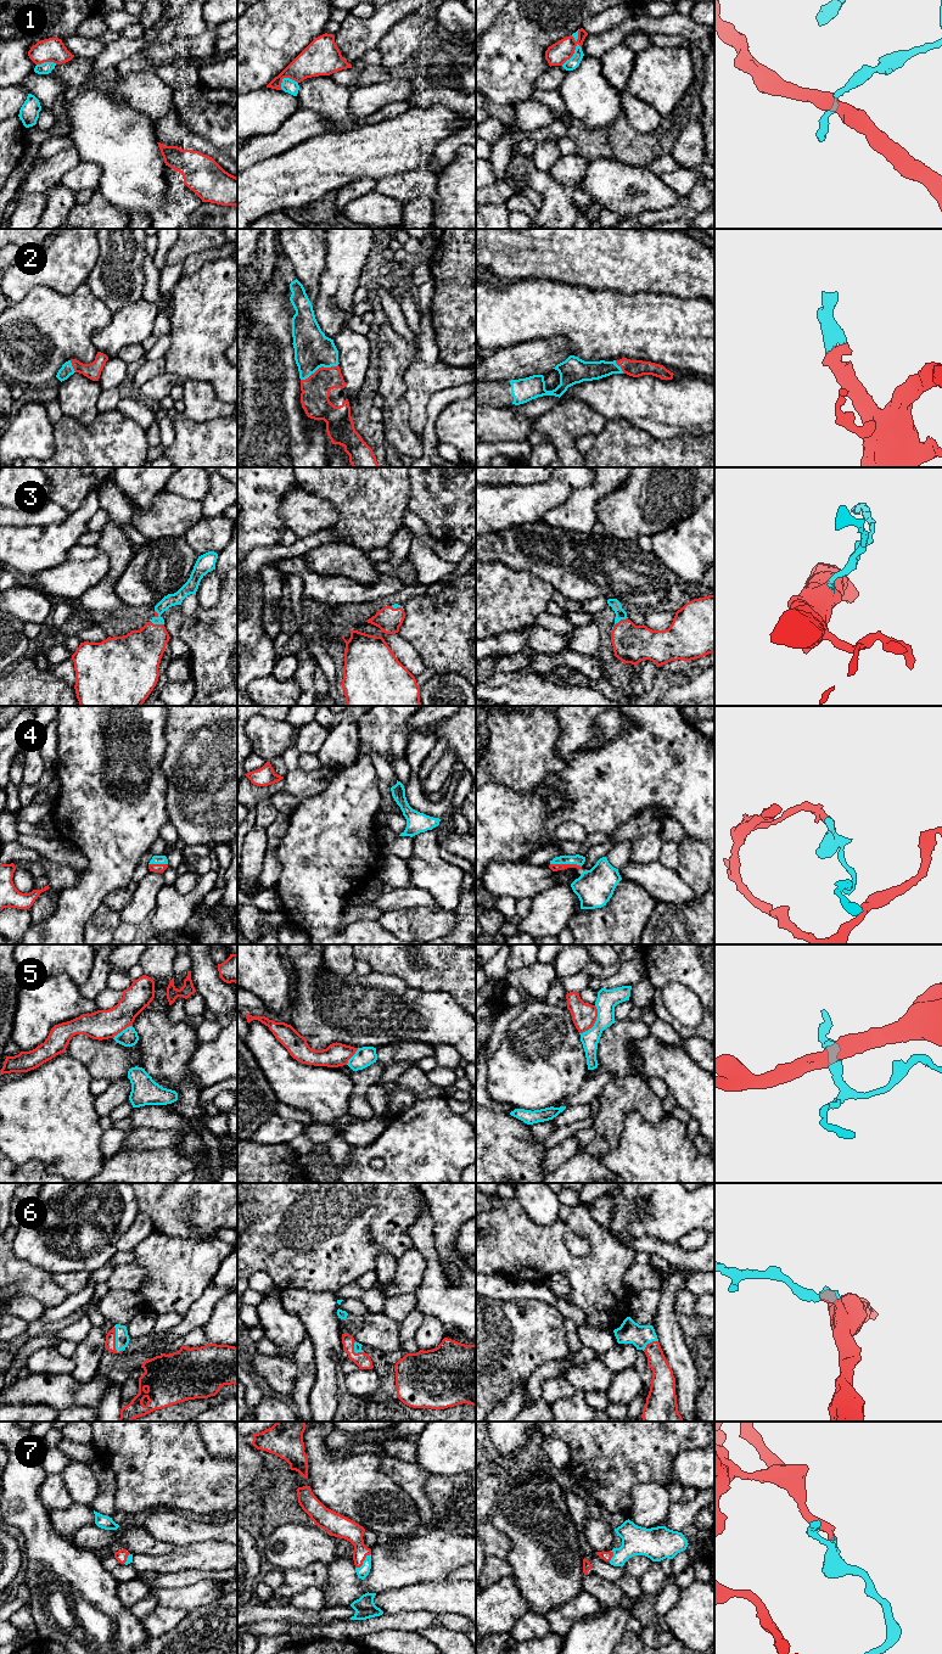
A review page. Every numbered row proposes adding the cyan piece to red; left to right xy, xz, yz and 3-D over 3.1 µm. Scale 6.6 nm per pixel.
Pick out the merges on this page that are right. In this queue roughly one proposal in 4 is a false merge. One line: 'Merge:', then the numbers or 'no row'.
Merge: 2, 3, 4, 6, 7

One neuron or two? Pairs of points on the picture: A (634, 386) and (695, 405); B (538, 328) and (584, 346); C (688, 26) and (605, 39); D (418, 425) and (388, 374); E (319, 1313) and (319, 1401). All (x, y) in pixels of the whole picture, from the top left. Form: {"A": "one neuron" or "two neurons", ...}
{"A": "one neuron", "B": "one neuron", "C": "one neuron", "D": "two neurons", "E": "one neuron"}

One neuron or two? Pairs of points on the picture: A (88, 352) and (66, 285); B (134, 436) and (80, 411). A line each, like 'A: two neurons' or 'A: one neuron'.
A: two neurons
B: two neurons

